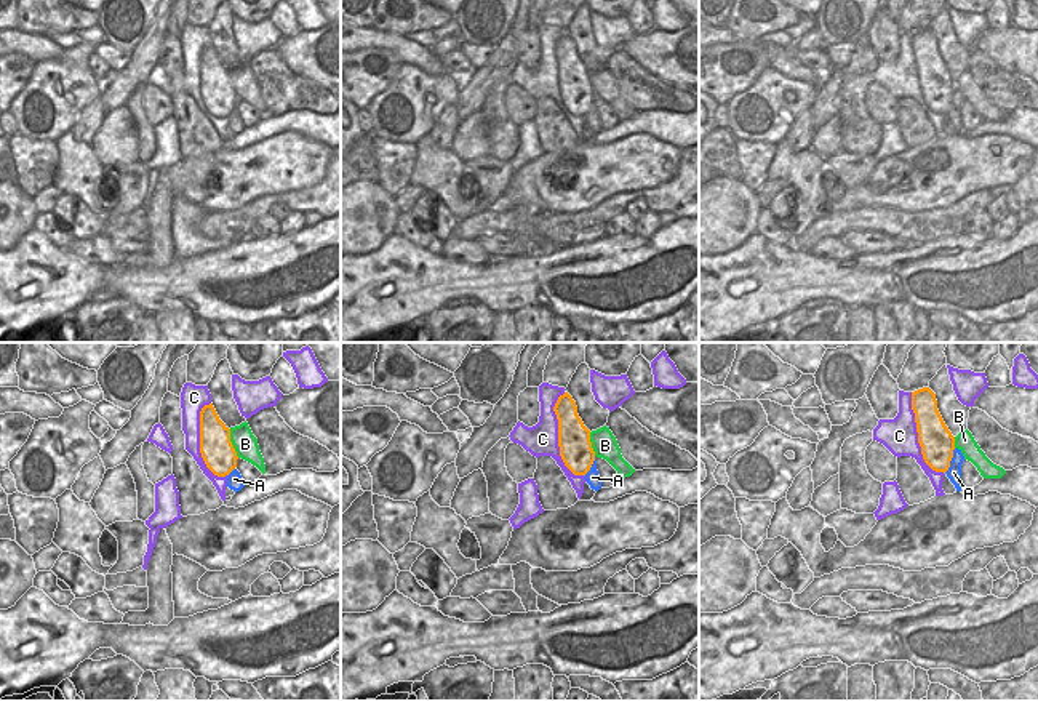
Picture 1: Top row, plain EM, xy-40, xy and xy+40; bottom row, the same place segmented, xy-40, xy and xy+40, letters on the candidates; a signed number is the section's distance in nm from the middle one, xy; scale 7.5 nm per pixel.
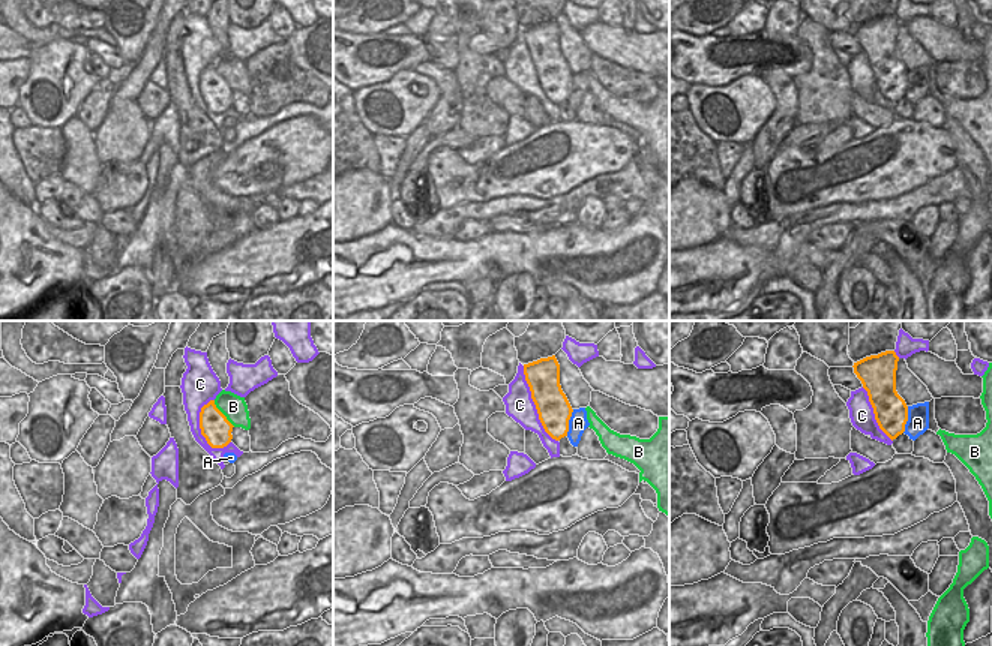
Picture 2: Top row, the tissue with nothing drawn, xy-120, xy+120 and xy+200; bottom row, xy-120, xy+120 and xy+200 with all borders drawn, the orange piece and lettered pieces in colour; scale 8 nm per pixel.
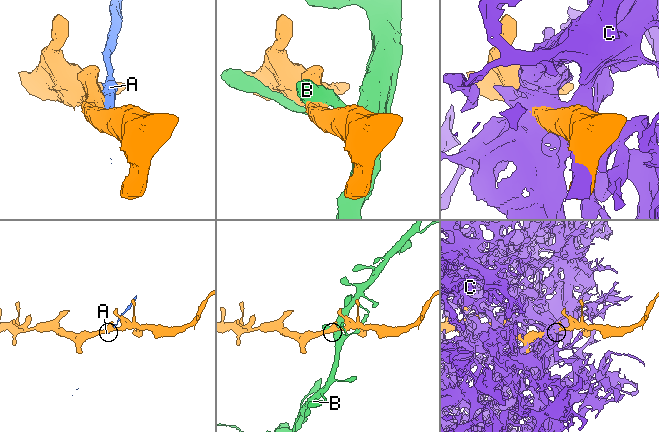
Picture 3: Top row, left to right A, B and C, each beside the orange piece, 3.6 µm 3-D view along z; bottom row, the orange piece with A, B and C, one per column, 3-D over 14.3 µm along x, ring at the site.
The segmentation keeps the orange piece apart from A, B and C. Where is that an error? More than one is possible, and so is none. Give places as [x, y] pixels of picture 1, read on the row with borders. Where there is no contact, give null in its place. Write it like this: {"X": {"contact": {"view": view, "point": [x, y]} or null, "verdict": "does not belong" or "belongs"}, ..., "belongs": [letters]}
{"A": {"contact": {"view": "xy+40", "point": [950, 460]}, "verdict": "does not belong"}, "B": {"contact": {"view": "xy-40", "point": [231, 444]}, "verdict": "does not belong"}, "C": {"contact": {"view": "xy", "point": [558, 437]}, "verdict": "does not belong"}, "belongs": []}

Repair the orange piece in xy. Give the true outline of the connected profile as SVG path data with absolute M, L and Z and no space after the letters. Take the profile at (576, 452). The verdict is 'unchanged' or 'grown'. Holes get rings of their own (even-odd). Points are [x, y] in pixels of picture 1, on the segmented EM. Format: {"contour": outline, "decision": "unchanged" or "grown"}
{"contour": "M568 392L558 397L553 411L558 419L560 456L574 475L585 475L595 461L590 431L579 418L576 402Z", "decision": "unchanged"}

